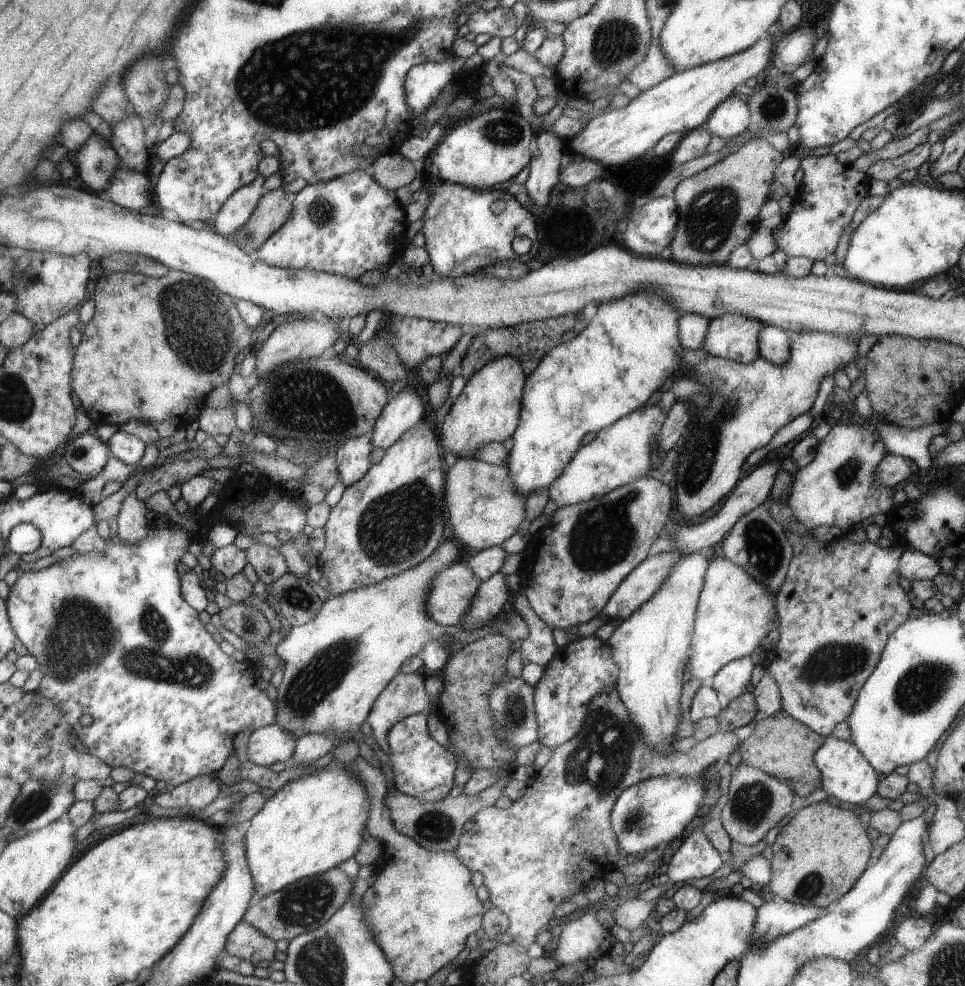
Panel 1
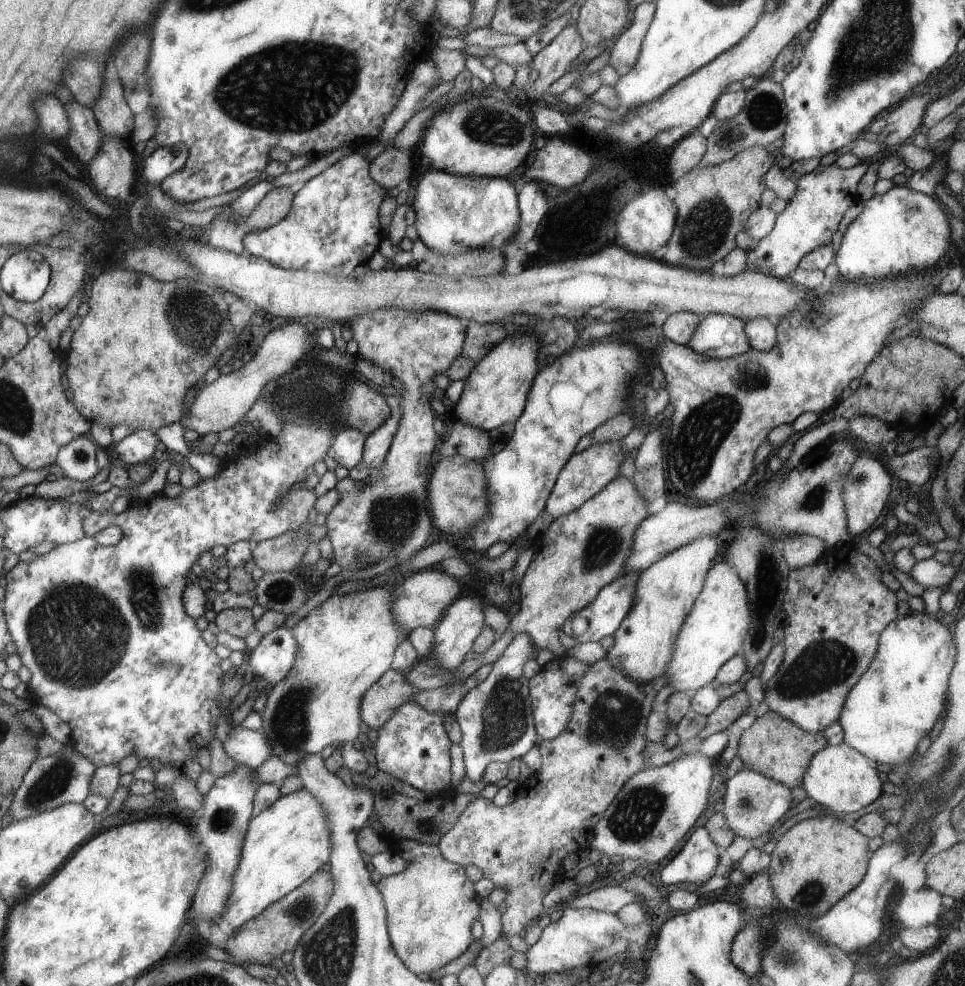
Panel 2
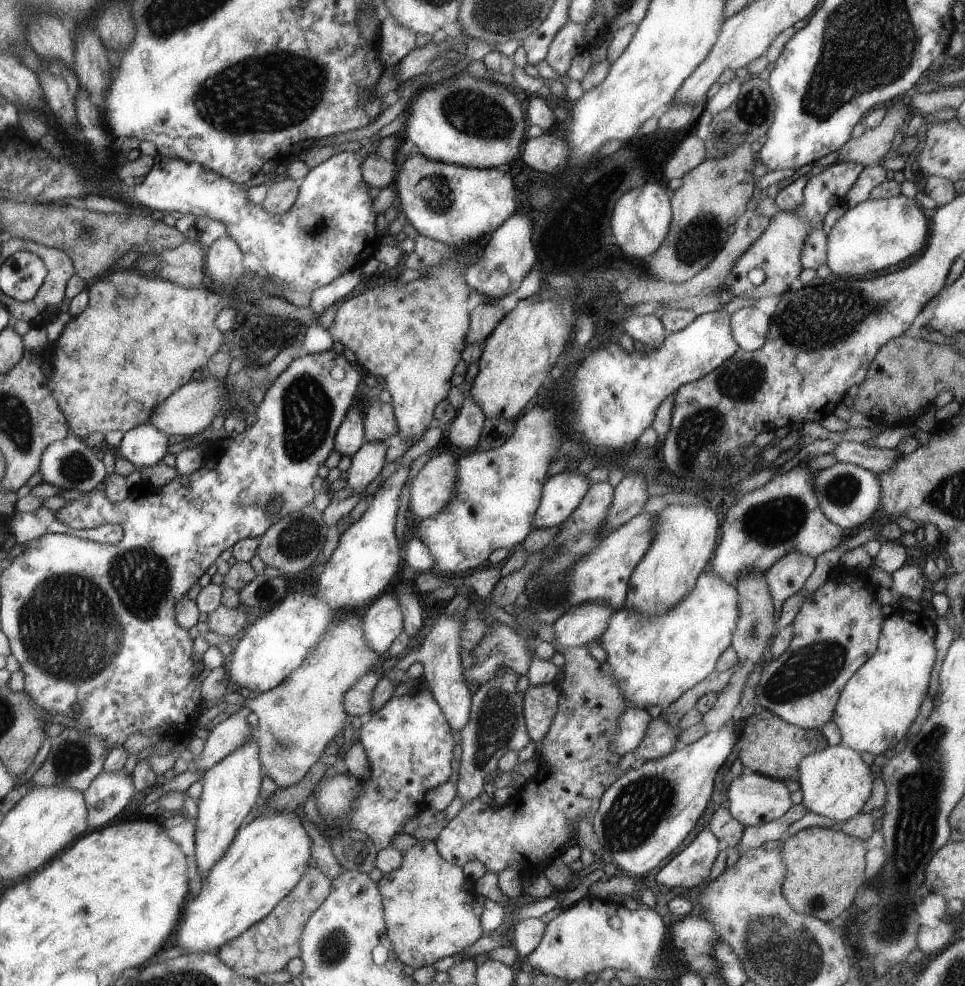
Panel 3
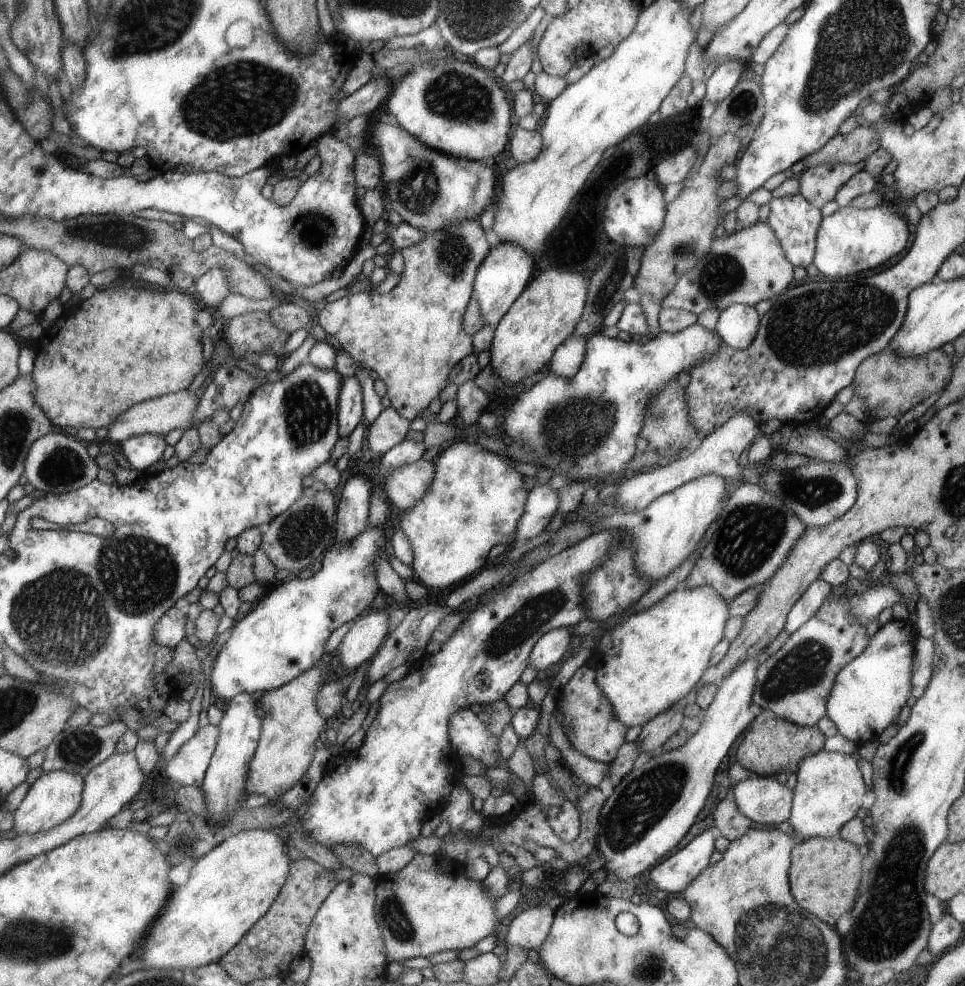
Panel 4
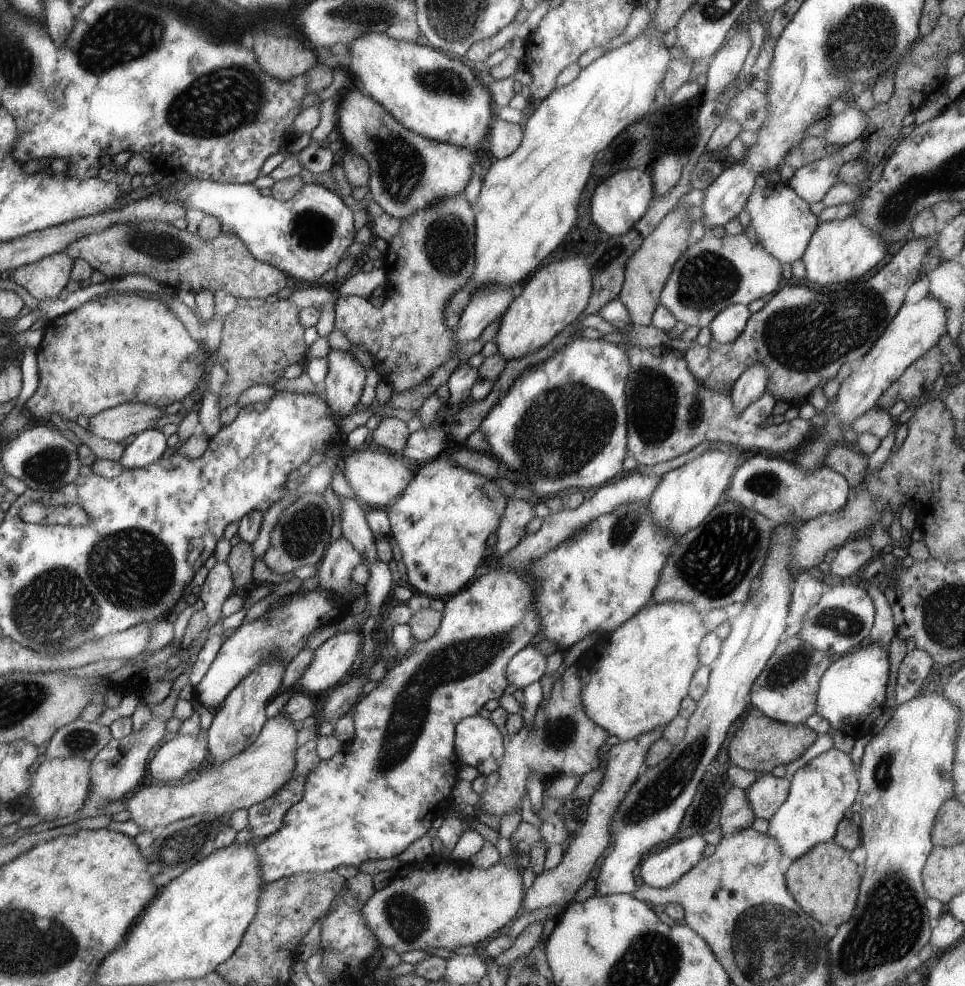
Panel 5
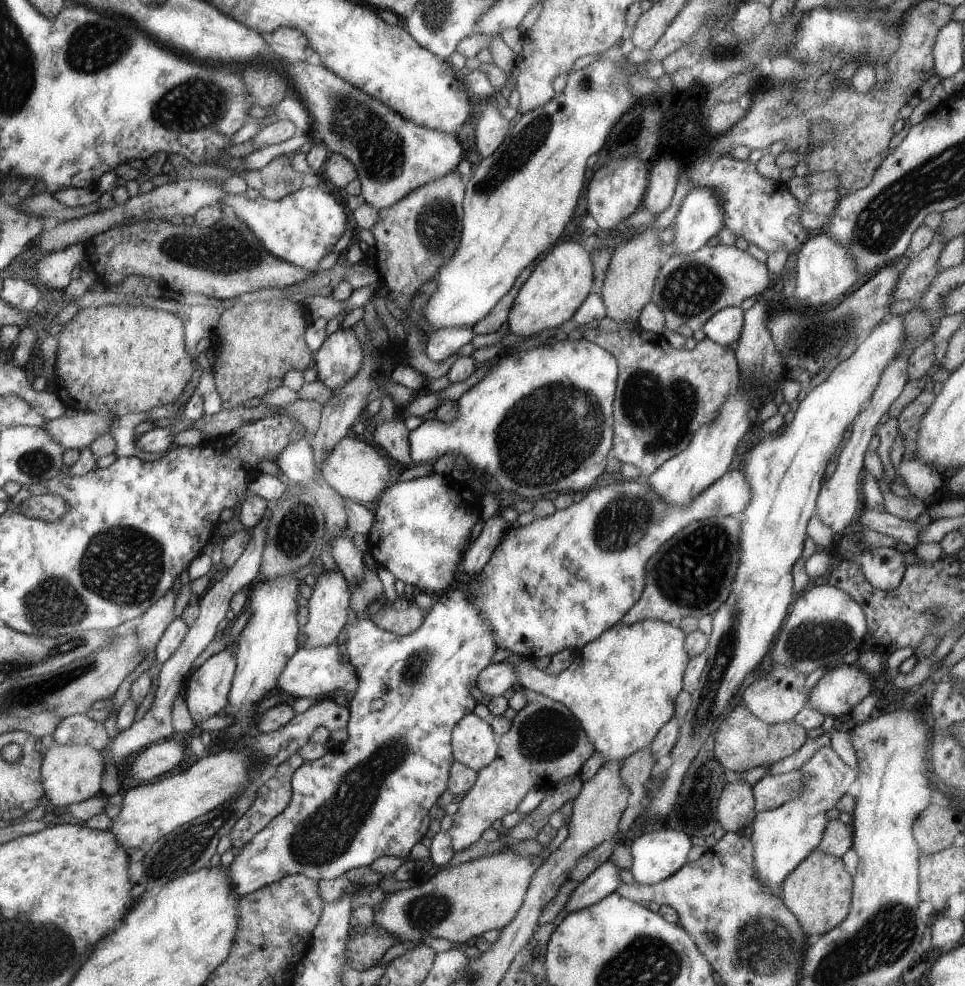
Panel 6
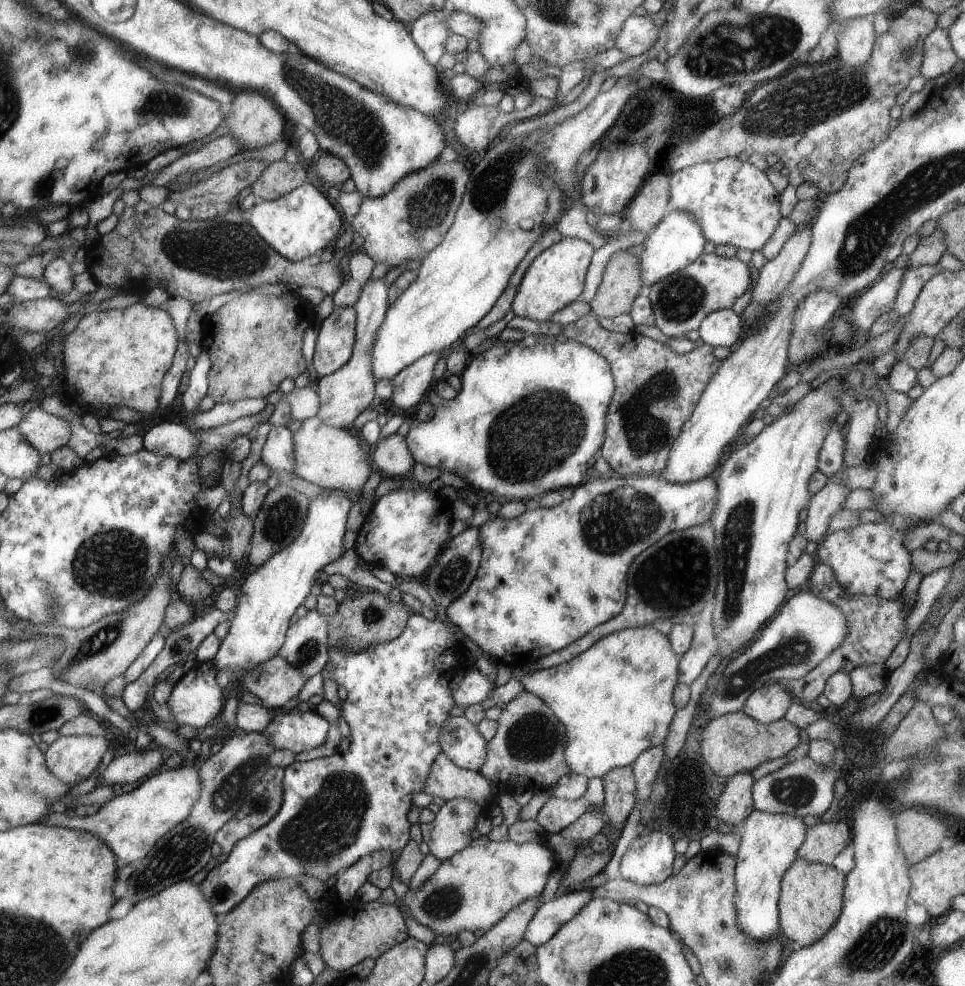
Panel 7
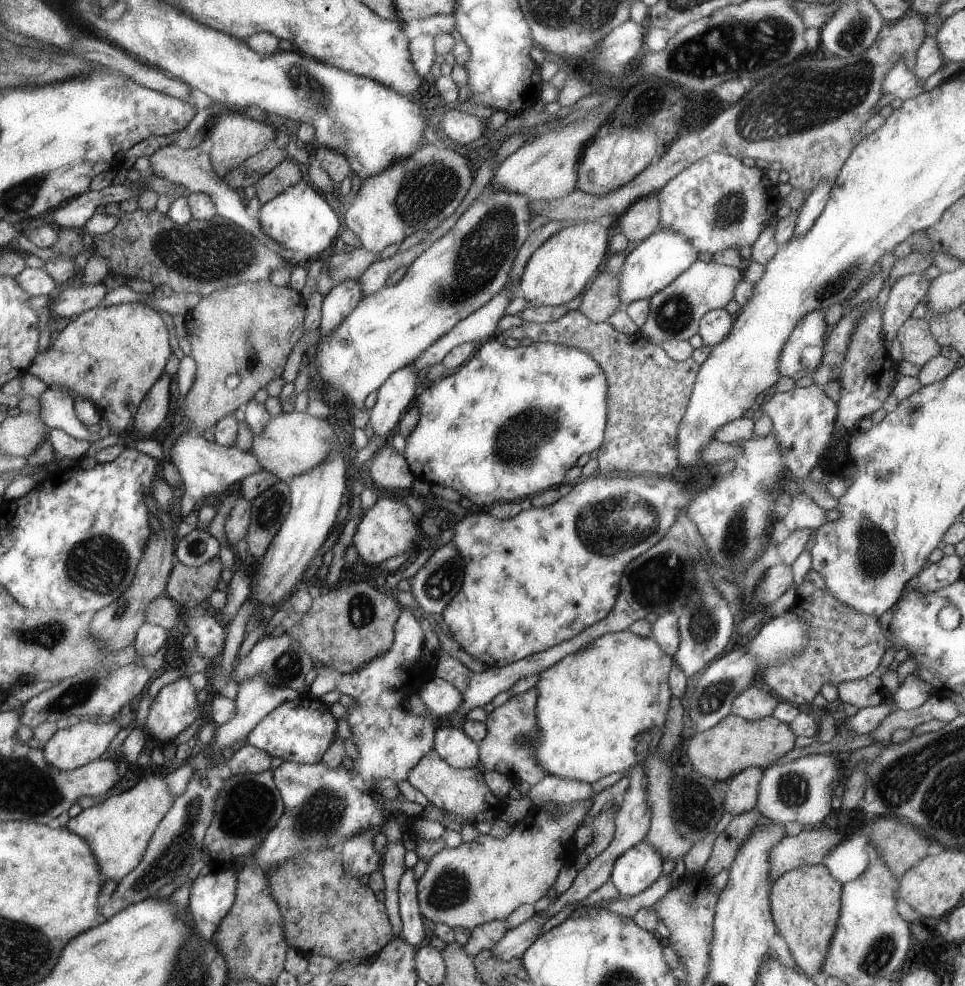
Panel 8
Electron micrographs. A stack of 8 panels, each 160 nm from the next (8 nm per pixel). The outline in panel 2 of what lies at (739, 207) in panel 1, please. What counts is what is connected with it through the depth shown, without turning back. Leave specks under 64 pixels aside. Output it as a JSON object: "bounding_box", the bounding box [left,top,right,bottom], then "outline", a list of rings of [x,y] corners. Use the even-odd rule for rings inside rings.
{"bounding_box":[653,147,774,272],"outline":[[[764,147],[748,148],[732,160],[718,166],[695,167],[673,184],[676,189],[677,226],[672,239],[654,252],[653,261],[700,272],[711,271],[715,262],[723,260],[737,248],[736,235],[746,228],[748,216],[758,209],[760,196],[766,190],[764,174],[774,165],[774,156]]]}

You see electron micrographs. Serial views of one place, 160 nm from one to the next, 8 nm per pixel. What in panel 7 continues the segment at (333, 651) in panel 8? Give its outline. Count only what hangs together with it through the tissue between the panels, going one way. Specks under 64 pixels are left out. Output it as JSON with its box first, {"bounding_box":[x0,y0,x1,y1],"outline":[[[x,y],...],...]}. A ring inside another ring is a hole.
{"bounding_box":[329,590,411,651],"outline":[[[370,590],[356,598],[346,597],[336,613],[329,613],[329,646],[340,645],[345,651],[361,651],[378,643],[387,643],[402,634],[411,616],[404,602],[394,603],[379,591]]]}

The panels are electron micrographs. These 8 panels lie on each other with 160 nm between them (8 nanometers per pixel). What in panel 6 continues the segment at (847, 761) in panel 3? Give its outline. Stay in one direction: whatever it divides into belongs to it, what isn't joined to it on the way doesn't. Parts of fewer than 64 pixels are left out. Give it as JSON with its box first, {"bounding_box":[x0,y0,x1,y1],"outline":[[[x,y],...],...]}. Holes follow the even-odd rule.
{"bounding_box":[751,745,858,895],"outline":[[[830,745],[821,747],[816,751],[812,758],[802,765],[799,771],[803,776],[803,787],[799,795],[781,804],[778,808],[757,813],[752,823],[754,831],[751,834],[751,839],[755,846],[753,855],[757,877],[765,887],[772,889],[773,893],[777,895],[780,895],[781,884],[785,882],[789,874],[817,848],[819,842],[823,839],[824,831],[829,823],[826,812],[834,808],[846,792],[852,792],[856,788],[858,770],[846,765]]]}

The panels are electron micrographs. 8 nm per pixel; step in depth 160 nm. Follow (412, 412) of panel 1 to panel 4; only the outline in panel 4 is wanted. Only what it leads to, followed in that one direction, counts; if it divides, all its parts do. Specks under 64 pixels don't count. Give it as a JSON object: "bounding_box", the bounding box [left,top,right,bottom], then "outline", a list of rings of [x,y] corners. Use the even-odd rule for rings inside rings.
{"bounding_box":[335,474,373,544],"outline":[[[354,474],[345,480],[342,496],[337,501],[335,543],[346,544],[366,532],[370,520],[370,496],[373,475]]]}

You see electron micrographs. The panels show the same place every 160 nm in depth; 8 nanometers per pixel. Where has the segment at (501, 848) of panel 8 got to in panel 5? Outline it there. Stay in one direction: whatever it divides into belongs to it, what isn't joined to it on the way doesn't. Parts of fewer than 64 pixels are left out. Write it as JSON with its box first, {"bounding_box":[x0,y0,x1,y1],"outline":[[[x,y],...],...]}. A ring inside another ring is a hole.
{"bounding_box":[360,858,524,956],"outline":[[[441,858],[438,862],[431,862],[431,868],[404,864],[392,874],[388,886],[376,891],[376,894],[362,906],[360,912],[381,946],[392,948],[401,956],[414,950],[445,948],[452,951],[457,946],[475,946],[478,942],[484,942],[516,918],[524,899],[522,869],[518,866],[511,867],[500,860],[486,870],[478,870],[466,866],[466,862],[462,862],[462,866],[456,866],[455,861]]]}

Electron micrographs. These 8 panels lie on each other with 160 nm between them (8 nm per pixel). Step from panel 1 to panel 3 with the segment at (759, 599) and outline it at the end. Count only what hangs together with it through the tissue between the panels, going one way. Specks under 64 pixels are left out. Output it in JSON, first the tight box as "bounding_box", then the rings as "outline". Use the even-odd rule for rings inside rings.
{"bounding_box":[599,570,738,710],"outline":[[[707,570],[698,576],[690,594],[662,616],[642,616],[632,608],[628,610],[625,607],[616,610],[608,622],[608,628],[600,636],[599,643],[606,653],[606,664],[610,664],[612,676],[622,696],[637,709],[647,710],[649,706],[660,706],[661,710],[665,710],[681,699],[690,688],[702,683],[716,669],[722,652],[730,647],[738,618],[736,600],[738,592],[735,585],[728,584],[718,574]]]}

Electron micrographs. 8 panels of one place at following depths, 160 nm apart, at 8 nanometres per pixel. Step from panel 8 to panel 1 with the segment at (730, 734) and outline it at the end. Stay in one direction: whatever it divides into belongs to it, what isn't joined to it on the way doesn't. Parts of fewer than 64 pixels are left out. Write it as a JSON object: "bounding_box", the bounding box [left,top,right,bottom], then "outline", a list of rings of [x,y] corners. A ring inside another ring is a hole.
{"bounding_box":[737,711,825,798],"outline":[[[782,711],[774,716],[759,720],[751,735],[737,748],[742,756],[742,764],[762,769],[770,776],[791,784],[796,796],[806,798],[823,785],[820,769],[816,766],[814,753],[825,741],[825,737],[793,716]]]}

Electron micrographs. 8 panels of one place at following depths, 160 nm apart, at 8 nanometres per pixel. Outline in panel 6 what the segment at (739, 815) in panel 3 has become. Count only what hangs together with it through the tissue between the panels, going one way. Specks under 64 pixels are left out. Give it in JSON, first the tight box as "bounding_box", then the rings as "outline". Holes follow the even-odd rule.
{"bounding_box":[752,770,803,812],"outline":[[[799,770],[782,775],[764,775],[752,787],[757,812],[778,808],[797,797],[803,787],[802,777]]]}

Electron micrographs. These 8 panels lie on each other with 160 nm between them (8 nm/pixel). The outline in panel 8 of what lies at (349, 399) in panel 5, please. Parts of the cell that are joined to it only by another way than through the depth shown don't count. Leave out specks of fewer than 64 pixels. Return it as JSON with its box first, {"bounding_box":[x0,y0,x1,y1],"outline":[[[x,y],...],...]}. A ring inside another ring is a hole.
{"bounding_box":[319,281,363,340],"outline":[[[342,281],[323,298],[319,340],[329,337],[361,302],[363,292],[357,281]]]}

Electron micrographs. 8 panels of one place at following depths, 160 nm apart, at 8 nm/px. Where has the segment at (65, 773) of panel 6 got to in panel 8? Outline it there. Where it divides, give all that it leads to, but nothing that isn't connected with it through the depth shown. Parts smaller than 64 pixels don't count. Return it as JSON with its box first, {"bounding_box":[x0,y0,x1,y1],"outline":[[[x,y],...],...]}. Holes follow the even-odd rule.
{"bounding_box":[43,718,121,771],"outline":[[[82,718],[78,724],[65,726],[54,733],[54,736],[43,746],[46,760],[54,768],[62,771],[73,771],[74,769],[84,767],[85,764],[96,760],[96,758],[100,759],[100,756],[108,750],[112,738],[120,730],[121,726],[116,718],[113,720],[105,719],[102,724],[88,722],[88,718]]]}

